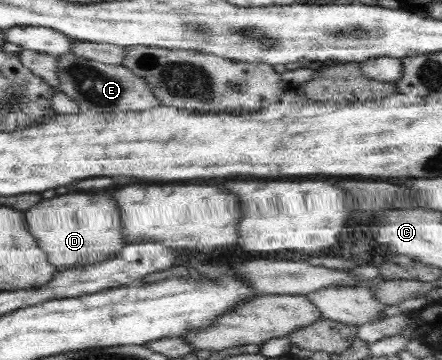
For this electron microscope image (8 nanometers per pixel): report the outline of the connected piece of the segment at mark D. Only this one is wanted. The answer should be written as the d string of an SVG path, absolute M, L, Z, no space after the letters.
M59 193L59 195L46 200L42 199L23 213L31 236L34 236L37 240L38 247L41 248L57 272L73 266L91 265L98 261L113 259L115 255L118 255L120 249L125 246L122 213L120 213L117 200L113 198L113 194Z

